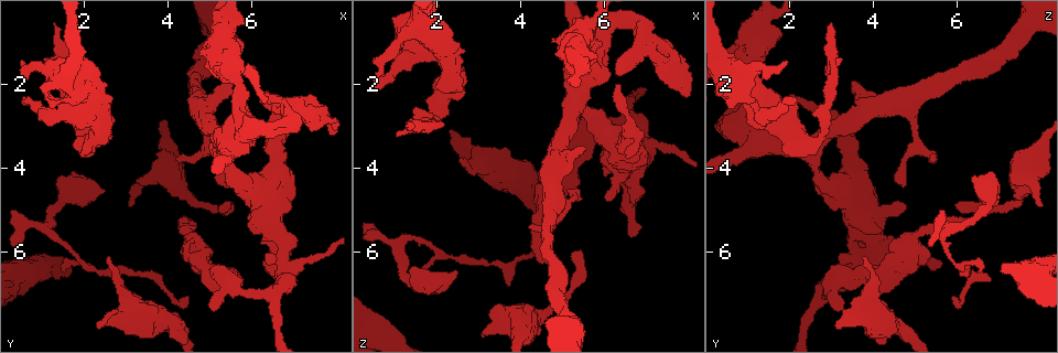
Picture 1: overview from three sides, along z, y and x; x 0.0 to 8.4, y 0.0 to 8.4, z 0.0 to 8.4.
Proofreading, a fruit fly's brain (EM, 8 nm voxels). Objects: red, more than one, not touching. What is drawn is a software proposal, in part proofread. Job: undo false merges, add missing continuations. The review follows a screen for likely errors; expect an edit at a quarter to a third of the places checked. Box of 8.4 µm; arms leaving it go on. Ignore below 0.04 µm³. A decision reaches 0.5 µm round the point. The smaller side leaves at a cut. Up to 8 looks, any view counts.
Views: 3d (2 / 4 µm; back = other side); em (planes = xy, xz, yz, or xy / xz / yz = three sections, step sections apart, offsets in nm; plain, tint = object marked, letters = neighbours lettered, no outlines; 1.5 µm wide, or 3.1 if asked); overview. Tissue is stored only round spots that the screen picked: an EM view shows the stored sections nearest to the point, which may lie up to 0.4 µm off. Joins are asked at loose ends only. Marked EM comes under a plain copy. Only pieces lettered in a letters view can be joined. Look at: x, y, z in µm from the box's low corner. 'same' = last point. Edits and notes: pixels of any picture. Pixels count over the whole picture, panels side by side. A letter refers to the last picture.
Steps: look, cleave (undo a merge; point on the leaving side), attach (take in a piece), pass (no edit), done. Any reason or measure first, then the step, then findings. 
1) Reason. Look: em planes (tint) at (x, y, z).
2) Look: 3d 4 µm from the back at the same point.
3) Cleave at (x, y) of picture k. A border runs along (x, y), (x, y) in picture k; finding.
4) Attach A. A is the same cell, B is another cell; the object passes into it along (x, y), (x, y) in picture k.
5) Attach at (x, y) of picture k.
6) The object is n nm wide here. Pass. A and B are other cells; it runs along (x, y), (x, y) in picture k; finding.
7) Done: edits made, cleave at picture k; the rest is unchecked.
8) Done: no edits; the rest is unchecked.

Branch stops here. Look: em yz step 8 (letters) at (2.55, 6.15, 3.75).

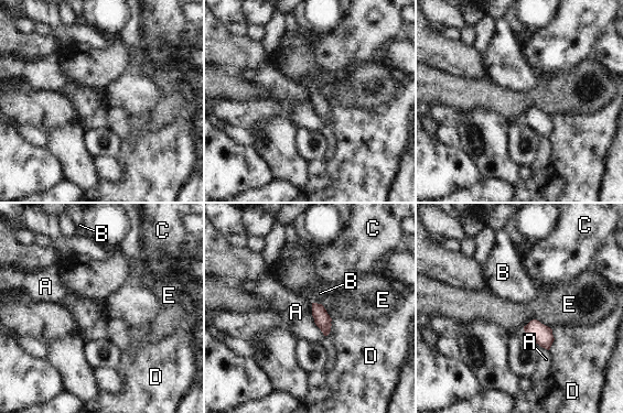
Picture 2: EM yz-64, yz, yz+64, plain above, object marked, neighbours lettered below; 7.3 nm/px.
Attach B. B is the same cell, A, C, D and E are other cells; the object passes into it along (322, 319), (317, 303), (319, 294) in picture 2; it goes on there.

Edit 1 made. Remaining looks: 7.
An open end. Look: em planes (letters) at (2.25, 1.70, 3.00).

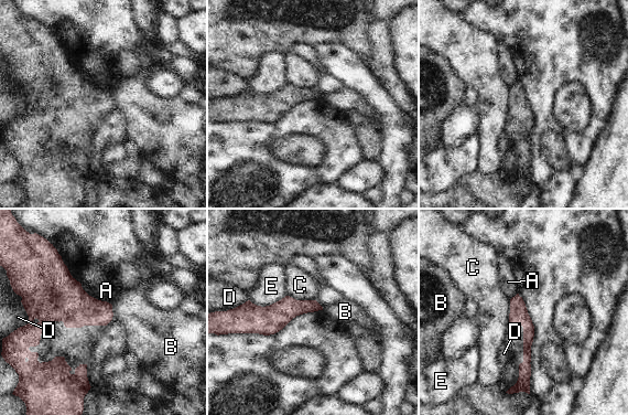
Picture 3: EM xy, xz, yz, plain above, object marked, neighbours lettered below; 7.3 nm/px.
Pass. A, B, C, D and E are other cells; a border runs along (110, 304), (114, 315) in picture 3; none of them fits.

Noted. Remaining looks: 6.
Tapers out. Look: 3d 2 µm at (4.40, 7.10, 5.90).

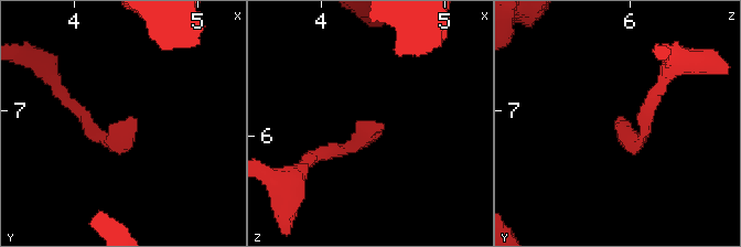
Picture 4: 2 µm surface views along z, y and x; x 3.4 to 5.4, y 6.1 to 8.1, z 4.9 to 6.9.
Look: em planes (letters) at (4.44, 7.02, 5.92).

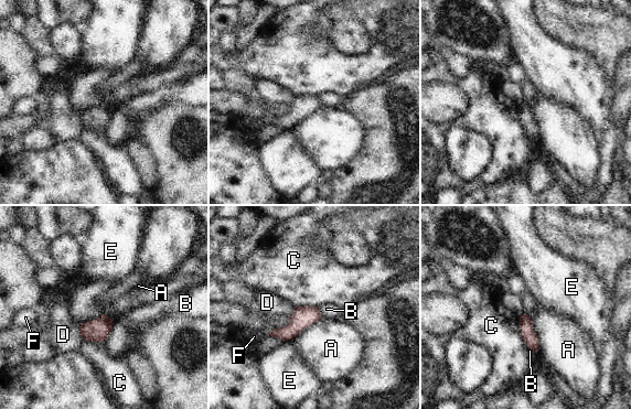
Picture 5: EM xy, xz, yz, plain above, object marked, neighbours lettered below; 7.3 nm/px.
The object is 100 nm wide here. Pass. A, B, C, D, E and F are other cells; a border runs along (530, 316), (538, 342), (537, 352) in picture 5; no lettered piece goes on from it.

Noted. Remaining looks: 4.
Done: edits made, attach at picture 2; the rest is unchecked.

